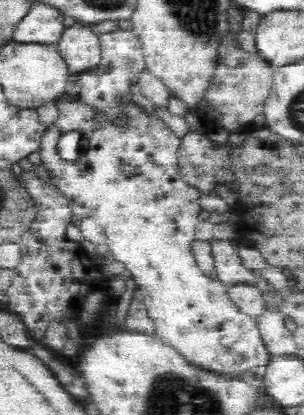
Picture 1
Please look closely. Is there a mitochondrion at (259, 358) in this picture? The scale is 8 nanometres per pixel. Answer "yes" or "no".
no

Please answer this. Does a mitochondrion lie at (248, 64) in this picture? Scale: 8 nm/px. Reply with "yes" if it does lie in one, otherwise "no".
no

